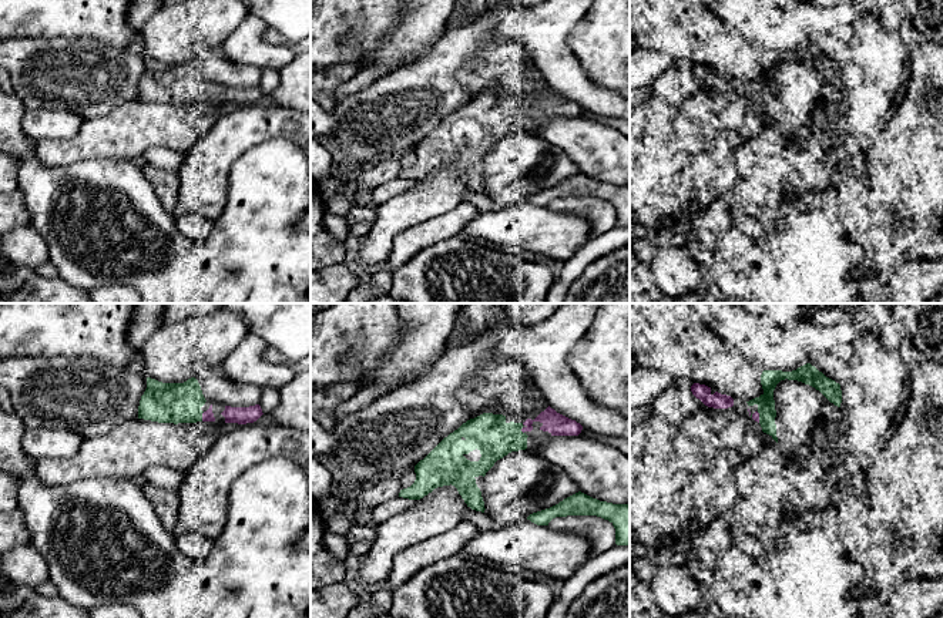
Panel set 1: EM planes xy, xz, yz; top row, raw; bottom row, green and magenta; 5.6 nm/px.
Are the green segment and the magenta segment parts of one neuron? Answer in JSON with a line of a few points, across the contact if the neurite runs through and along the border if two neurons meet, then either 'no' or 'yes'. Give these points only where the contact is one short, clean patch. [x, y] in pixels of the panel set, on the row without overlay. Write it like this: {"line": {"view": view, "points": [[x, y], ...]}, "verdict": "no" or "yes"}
{"verdict": "yes"}

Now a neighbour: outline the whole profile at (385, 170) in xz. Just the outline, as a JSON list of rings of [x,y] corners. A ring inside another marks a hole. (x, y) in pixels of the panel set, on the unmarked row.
[[[383,158],[376,161],[375,167],[368,171],[353,174],[356,188],[375,189],[376,187],[393,181],[400,174],[399,158]]]

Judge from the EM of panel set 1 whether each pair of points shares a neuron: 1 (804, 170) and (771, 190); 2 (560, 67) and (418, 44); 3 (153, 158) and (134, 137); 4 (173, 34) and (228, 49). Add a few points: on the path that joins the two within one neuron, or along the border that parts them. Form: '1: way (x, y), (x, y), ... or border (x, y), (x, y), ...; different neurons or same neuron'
1: way (795, 170), (791, 170), (779, 181); same neuron
2: border (446, 30), (426, 54), (403, 66); different neurons
3: border (180, 154), (161, 147), (150, 147), (141, 155); different neurons
4: border (242, 20), (218, 47); different neurons

